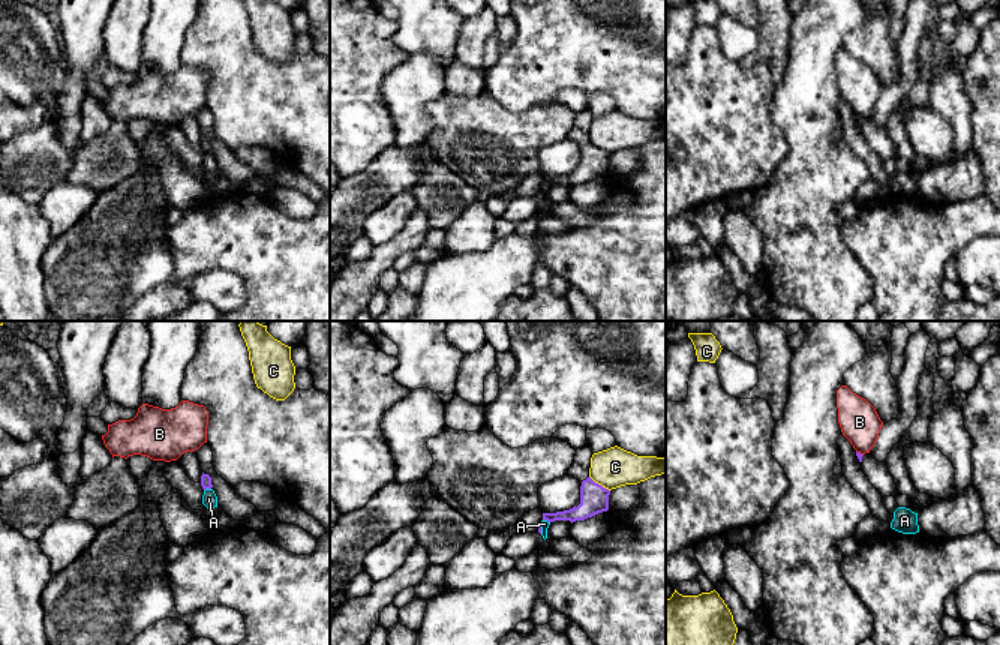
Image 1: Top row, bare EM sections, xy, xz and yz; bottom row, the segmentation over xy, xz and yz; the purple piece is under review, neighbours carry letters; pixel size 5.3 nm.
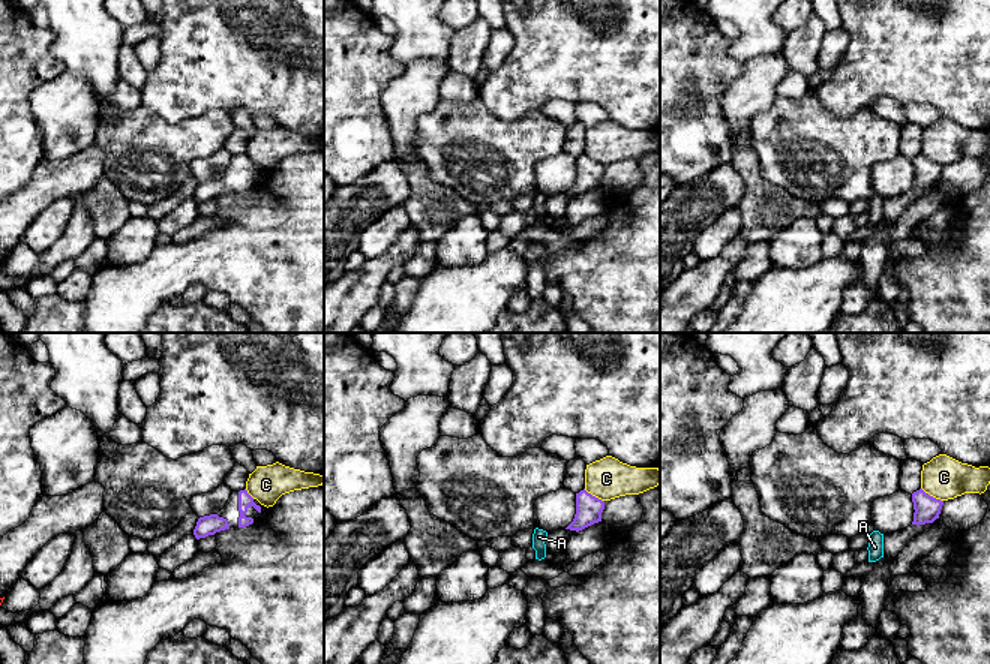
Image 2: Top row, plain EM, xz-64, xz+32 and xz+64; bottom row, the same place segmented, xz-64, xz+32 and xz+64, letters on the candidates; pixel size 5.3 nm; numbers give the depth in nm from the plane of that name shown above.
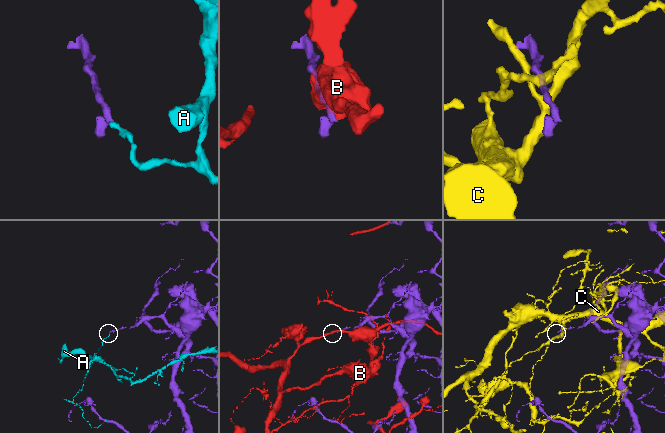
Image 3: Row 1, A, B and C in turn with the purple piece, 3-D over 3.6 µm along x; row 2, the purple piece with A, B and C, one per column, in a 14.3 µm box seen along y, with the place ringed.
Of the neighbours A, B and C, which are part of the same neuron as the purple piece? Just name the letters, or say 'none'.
none

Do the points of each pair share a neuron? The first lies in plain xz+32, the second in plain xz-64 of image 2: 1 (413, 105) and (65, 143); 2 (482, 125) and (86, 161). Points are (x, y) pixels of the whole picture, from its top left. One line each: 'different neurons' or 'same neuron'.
1: same neuron
2: different neurons

